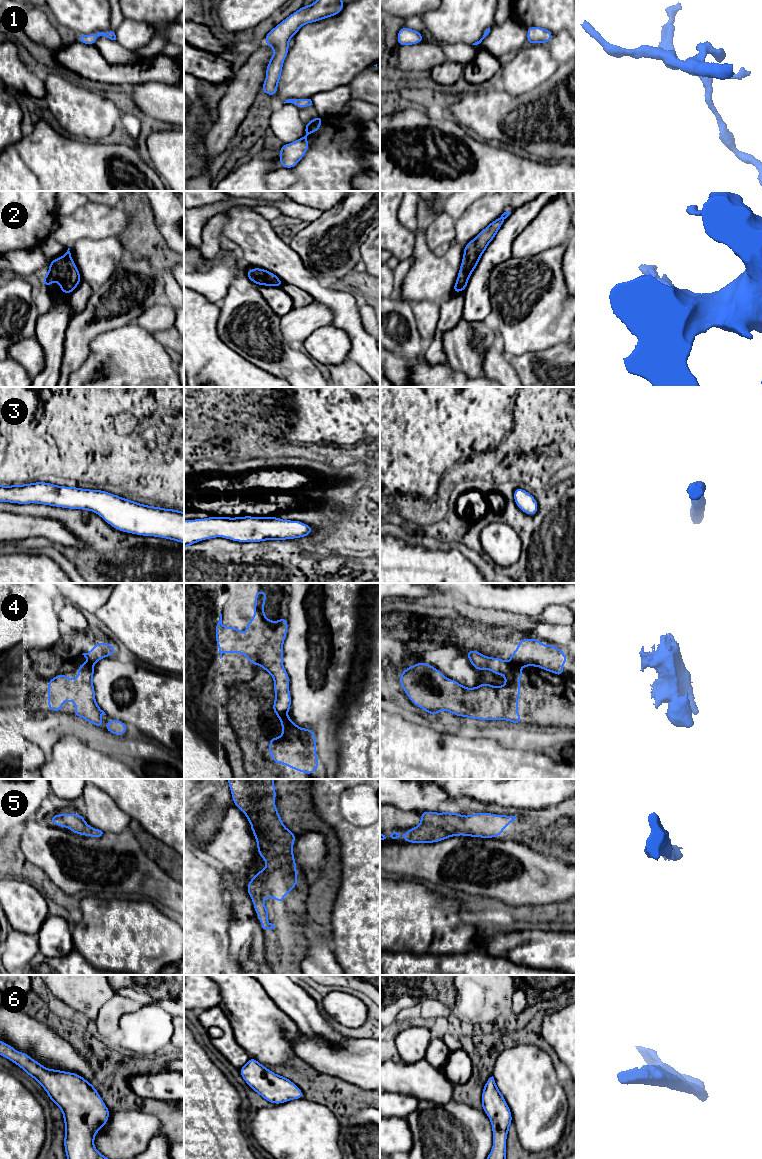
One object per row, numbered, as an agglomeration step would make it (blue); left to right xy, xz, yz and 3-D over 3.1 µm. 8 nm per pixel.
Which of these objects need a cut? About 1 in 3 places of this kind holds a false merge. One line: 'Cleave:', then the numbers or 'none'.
Cleave: 4

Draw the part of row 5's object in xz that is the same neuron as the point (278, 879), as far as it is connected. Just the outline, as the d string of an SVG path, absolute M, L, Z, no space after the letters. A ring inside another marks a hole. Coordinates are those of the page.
M227 779L232 799L235 806L241 810L251 825L260 857L266 862L267 867L261 869L248 882L247 892L253 901L254 910L263 929L271 930L275 925L267 922L269 907L264 907L263 902L272 896L278 903L284 902L284 896L291 893L293 887L299 884L297 879L297 866L293 855L293 844L296 834L286 828L275 806L276 789L274 779Z

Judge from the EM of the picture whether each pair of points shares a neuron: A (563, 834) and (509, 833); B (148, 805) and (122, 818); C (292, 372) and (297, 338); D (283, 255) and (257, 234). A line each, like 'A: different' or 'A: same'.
A: same
B: different
C: different
D: same

